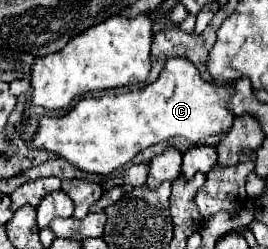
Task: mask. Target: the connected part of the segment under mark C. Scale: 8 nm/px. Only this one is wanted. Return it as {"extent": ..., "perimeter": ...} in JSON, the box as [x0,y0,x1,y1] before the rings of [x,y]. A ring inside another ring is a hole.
{"extent":[27,58,235,176],"perimeter":[[[169,58],[159,78],[145,88],[81,98],[65,116],[39,118],[37,132],[27,144],[37,150],[47,150],[83,172],[105,176],[131,162],[143,148],[173,136],[201,144],[213,134],[227,132],[235,120],[227,108],[227,100],[225,86],[205,82],[189,60]]]}

